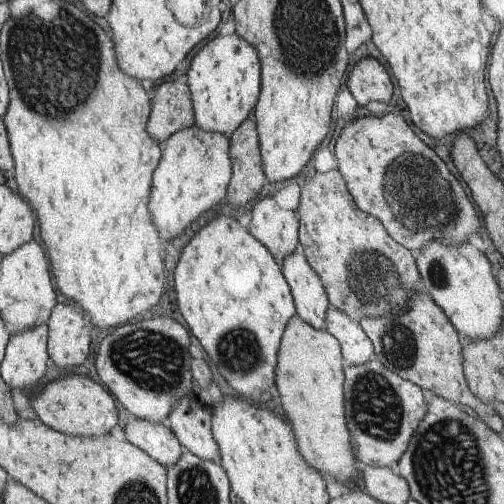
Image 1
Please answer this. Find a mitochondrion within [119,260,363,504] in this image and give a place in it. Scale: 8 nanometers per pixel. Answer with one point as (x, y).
(238, 350)

